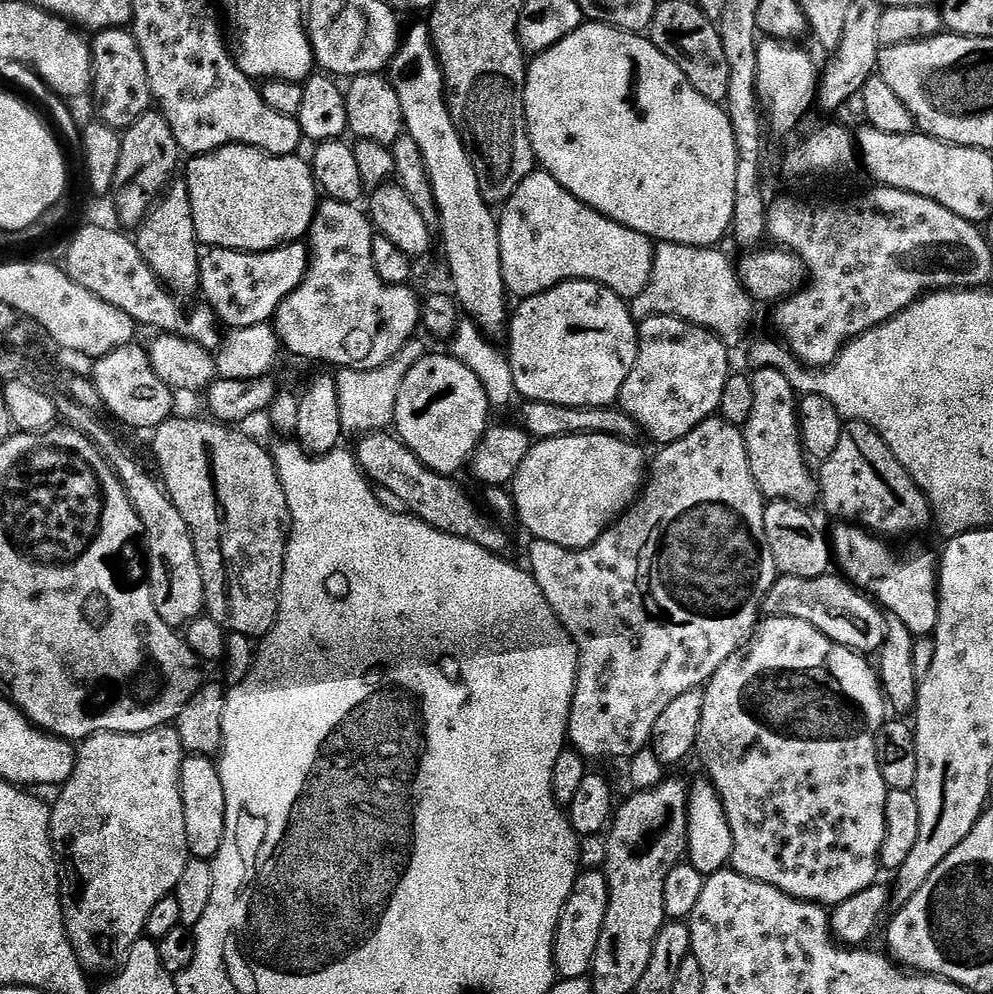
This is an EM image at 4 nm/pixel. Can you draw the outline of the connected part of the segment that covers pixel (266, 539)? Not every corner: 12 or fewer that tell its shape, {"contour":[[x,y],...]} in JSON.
{"contour":[[173,418],[151,433],[207,615],[276,624],[290,517],[272,453]]}

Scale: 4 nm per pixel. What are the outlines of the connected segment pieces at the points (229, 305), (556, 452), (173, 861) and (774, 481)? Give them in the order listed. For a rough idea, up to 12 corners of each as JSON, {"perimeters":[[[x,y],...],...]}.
{"perimeters":[[[208,248],[199,291],[229,329],[267,324],[309,249]],[[536,440],[510,485],[529,537],[588,548],[641,495],[639,443]],[[172,726],[79,745],[64,925],[123,968],[190,853]],[[755,369],[742,431],[765,501],[817,503],[786,374]]]}

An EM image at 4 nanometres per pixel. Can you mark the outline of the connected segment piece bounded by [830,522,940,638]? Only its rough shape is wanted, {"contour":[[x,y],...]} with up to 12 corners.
{"contour":[[840,522],[835,563],[872,564],[866,592],[916,638],[938,622],[938,560]]}

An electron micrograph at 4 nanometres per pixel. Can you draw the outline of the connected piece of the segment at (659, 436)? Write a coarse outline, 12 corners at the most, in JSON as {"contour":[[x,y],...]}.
{"contour":[[641,320],[618,406],[673,444],[719,413],[730,348]]}

